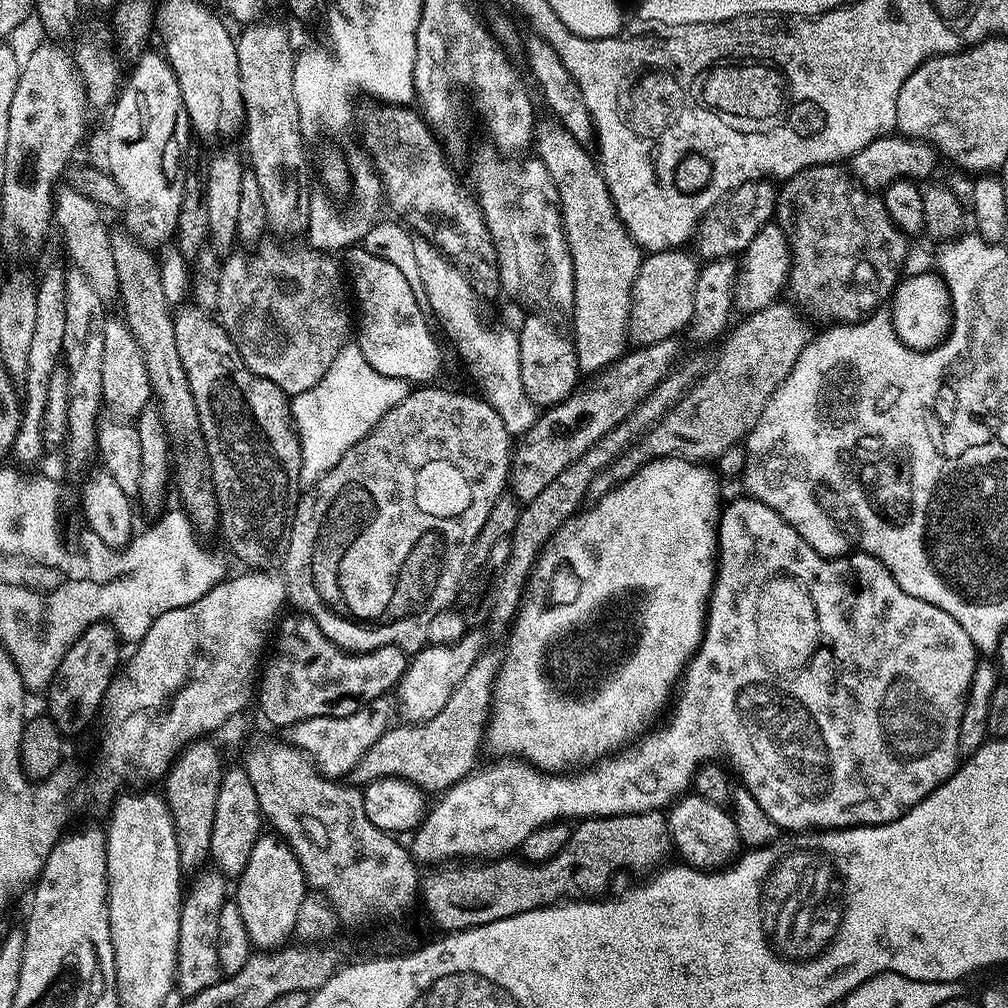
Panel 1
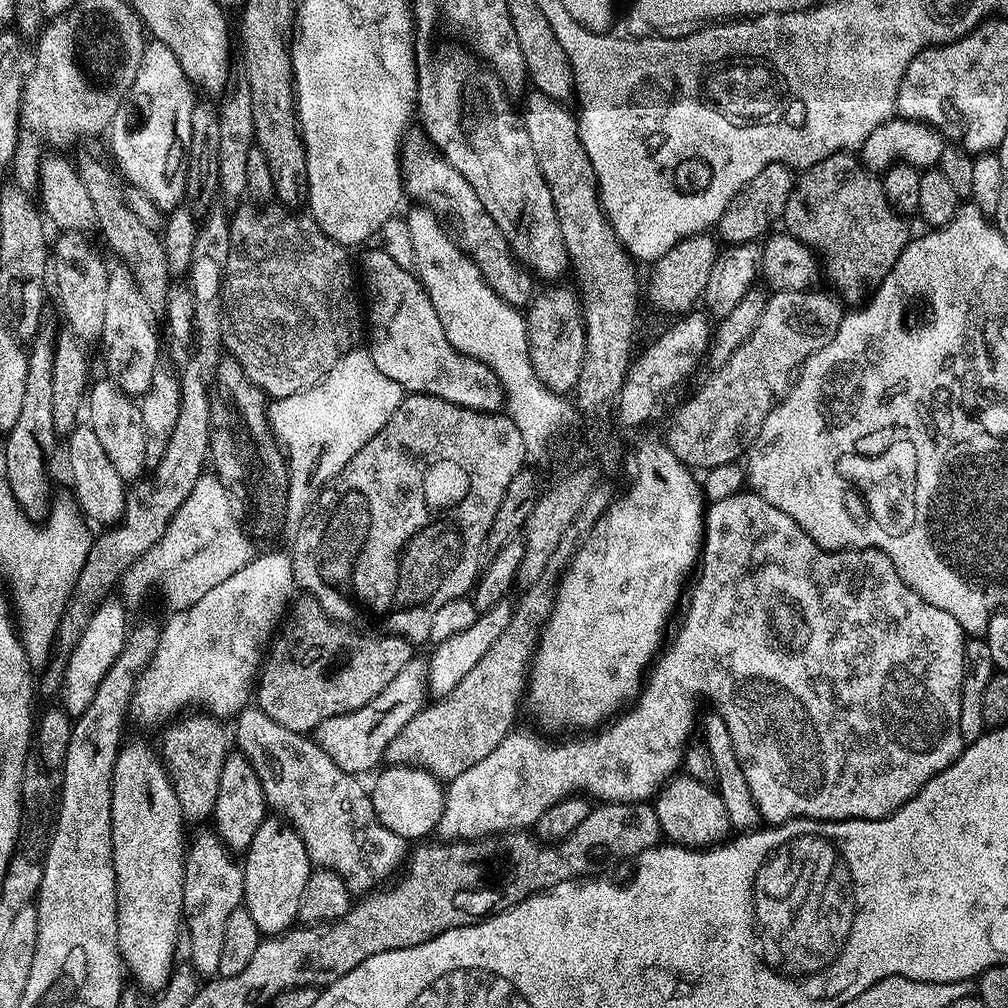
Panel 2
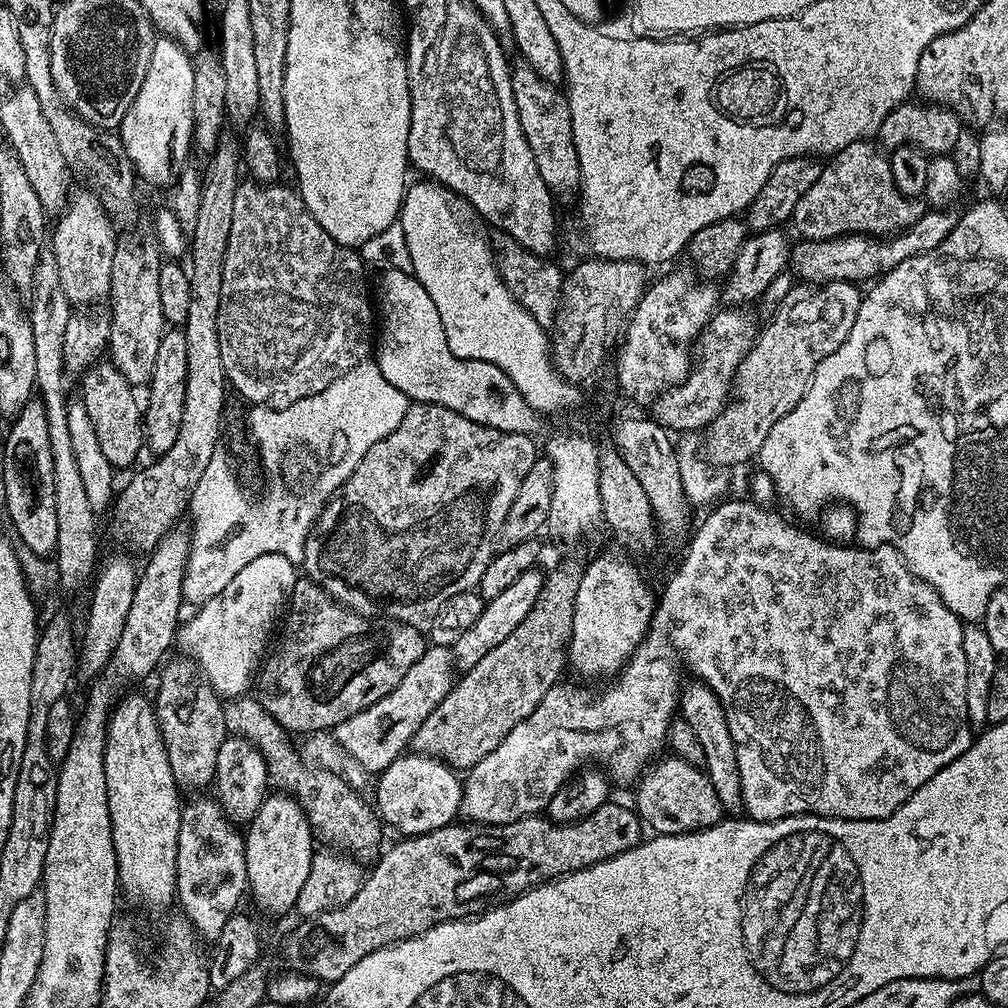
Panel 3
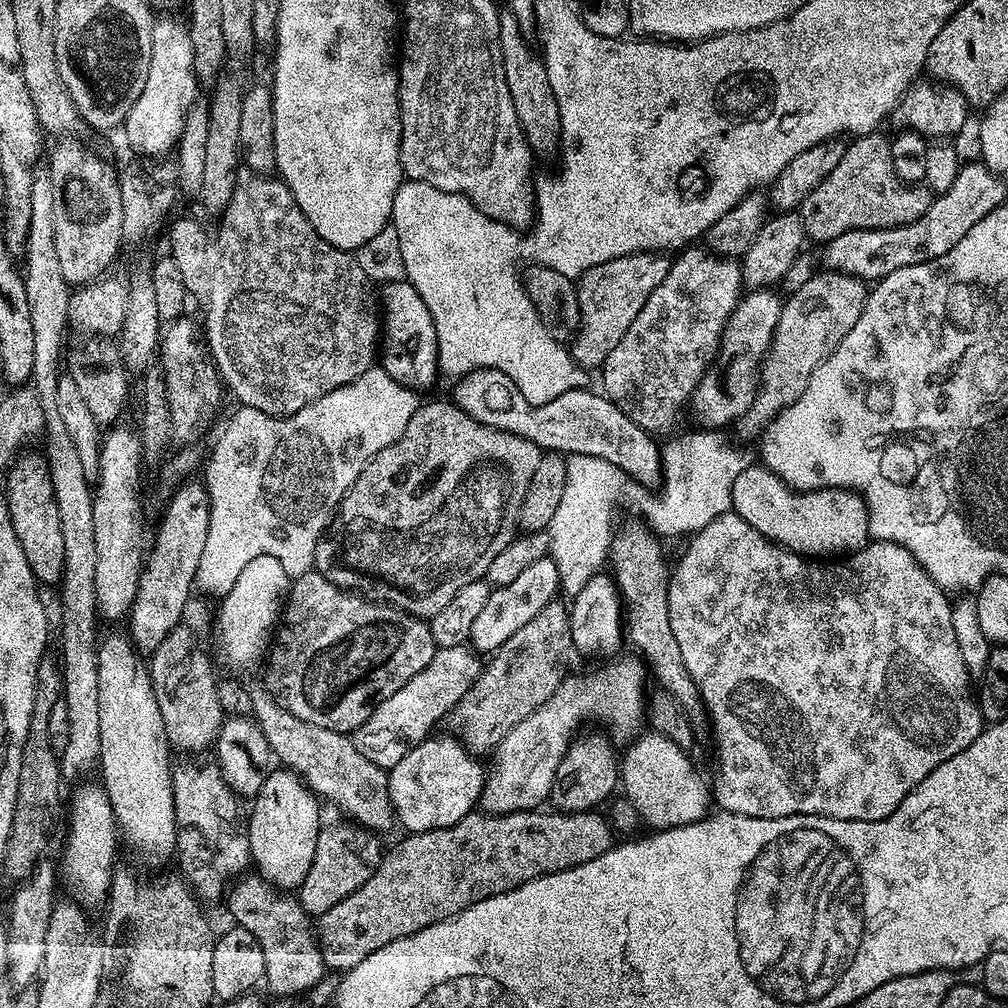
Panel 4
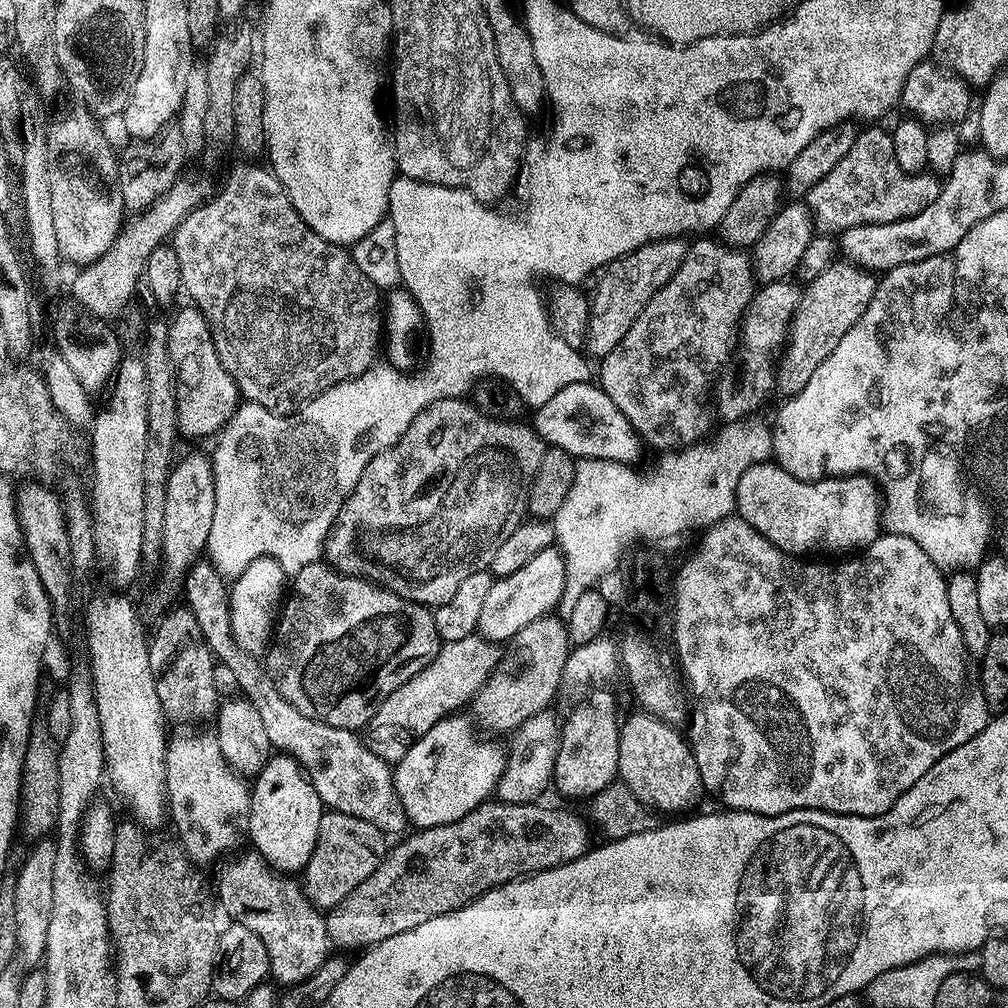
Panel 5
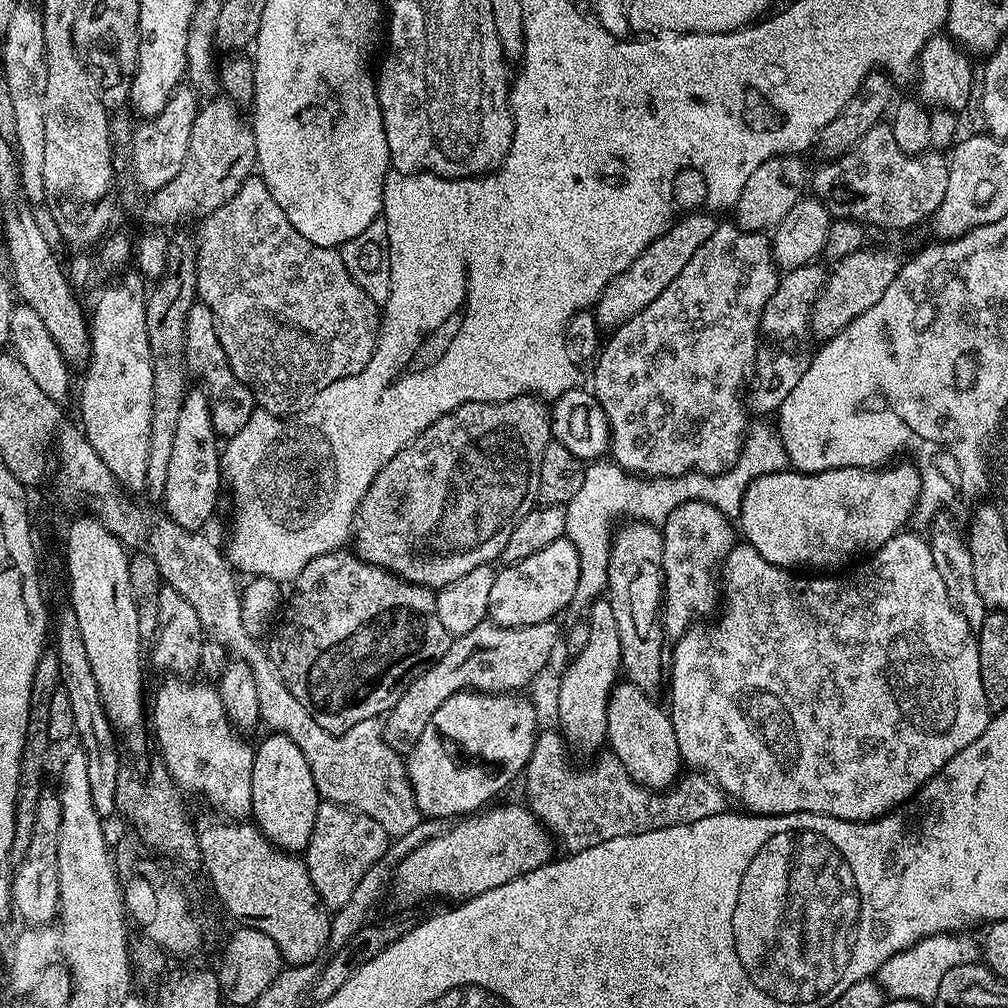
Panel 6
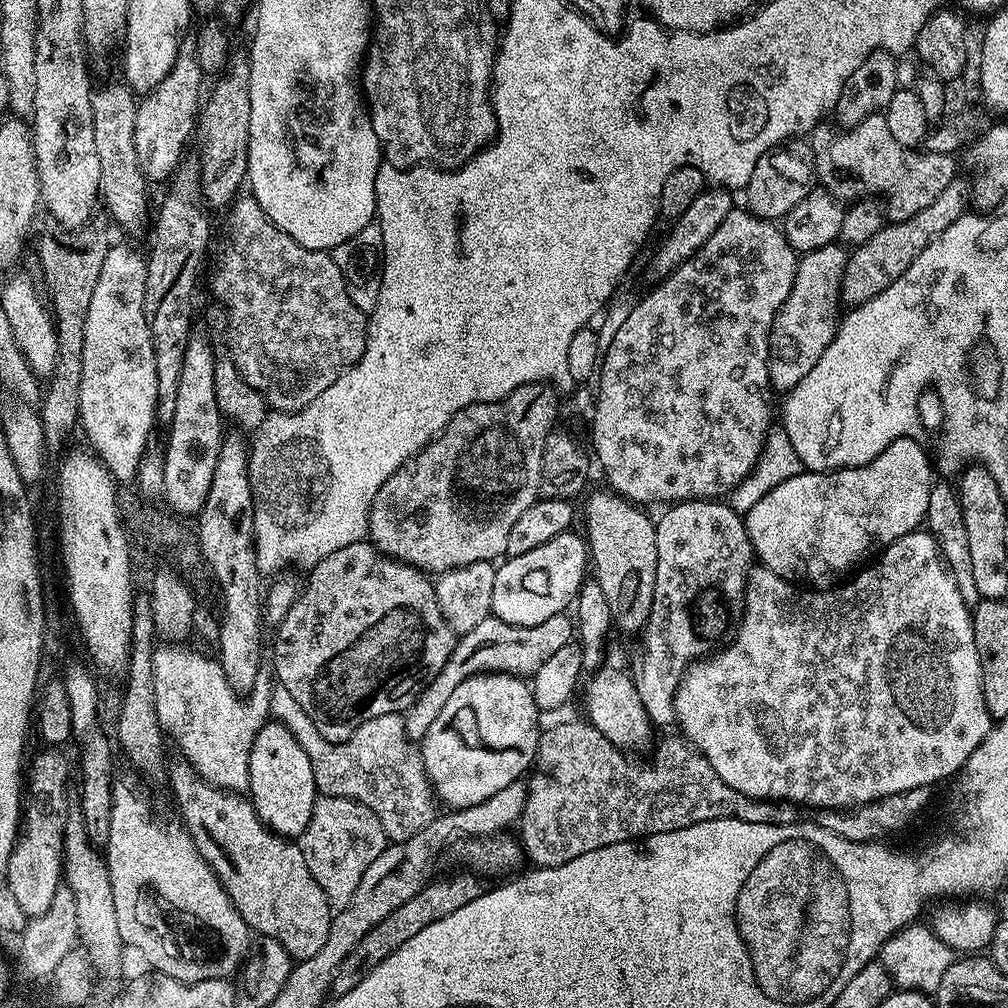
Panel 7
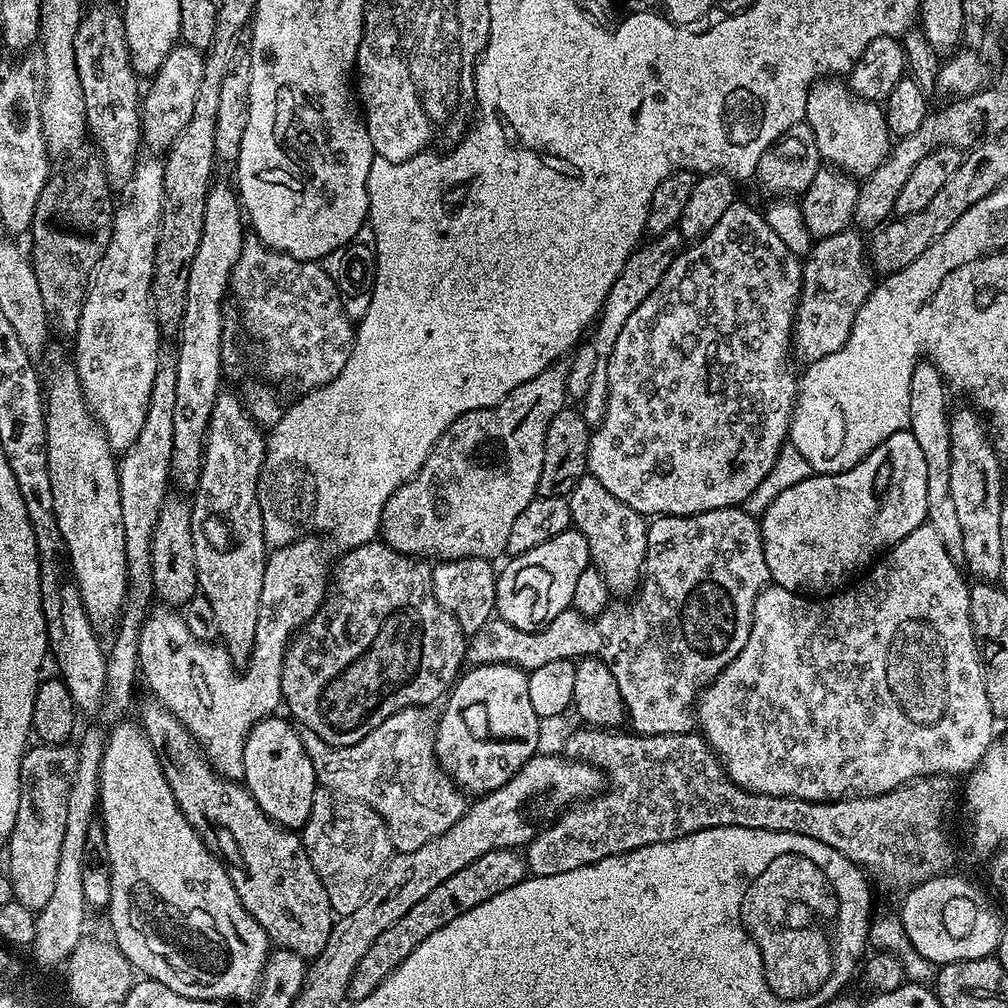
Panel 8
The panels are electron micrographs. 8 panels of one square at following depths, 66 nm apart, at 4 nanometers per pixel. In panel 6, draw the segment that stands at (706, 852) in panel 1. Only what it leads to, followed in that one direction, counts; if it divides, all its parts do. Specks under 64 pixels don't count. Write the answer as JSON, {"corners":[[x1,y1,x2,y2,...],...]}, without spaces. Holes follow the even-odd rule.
{"corners":[[627,682,617,683,608,695,607,747,622,762,626,774,643,788,667,790,675,785,682,772,682,757,678,738,674,734,672,717,652,701,649,693]]}

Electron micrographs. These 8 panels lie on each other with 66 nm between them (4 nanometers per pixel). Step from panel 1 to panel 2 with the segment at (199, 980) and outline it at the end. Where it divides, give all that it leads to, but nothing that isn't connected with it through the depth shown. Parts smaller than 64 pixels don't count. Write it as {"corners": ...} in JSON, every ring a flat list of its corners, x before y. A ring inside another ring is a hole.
{"corners":[[215,831,200,832,193,840,191,837,184,853,182,928,186,936,188,932,188,956,192,959,190,968,197,977,212,978,217,975,226,918,236,908,241,907,243,898,243,867,220,841]]}

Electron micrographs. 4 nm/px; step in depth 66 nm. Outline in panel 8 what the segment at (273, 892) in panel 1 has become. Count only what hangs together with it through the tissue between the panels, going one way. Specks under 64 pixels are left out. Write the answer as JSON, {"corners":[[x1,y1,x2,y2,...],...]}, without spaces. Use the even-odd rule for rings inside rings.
{"corners":[[280,714,265,716,250,730,244,747,243,783,275,824,293,830,303,829,310,818,310,806,318,785,299,731,295,727,292,729]]}

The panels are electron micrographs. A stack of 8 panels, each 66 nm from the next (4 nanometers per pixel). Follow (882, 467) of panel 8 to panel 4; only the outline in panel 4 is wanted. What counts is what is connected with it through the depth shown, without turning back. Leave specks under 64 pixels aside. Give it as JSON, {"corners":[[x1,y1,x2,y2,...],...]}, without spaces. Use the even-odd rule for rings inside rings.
{"corners":[[749,466,738,474,731,511,750,522,766,539,809,558,840,558,859,552,870,540,868,507,860,493,851,488,798,492,763,466]]}

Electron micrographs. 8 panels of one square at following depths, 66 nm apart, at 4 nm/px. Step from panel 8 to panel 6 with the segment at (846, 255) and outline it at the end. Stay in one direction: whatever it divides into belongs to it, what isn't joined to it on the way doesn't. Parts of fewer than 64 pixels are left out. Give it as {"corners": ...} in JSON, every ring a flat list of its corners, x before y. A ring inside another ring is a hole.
{"corners":[[813,262,785,271,770,302,766,302,766,310,760,319,762,347,754,365,756,392,749,391,746,396,747,407,753,413,779,413,782,402,786,402,786,394,790,394,790,390,796,388,802,374,810,370,808,340,810,341,812,326,812,307,820,297,826,279,826,272,818,265,819,263]]}

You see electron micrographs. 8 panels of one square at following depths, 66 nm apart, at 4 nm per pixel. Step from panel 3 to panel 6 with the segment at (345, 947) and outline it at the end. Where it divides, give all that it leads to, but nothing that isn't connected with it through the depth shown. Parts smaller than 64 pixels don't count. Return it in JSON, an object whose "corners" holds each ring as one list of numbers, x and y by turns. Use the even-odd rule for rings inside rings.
{"corners":[[523,803,520,804,504,804,501,808,489,807,479,814,469,814,457,819,453,823,456,824,453,828,452,825,445,827,442,834,430,838,422,846,406,854,406,858,401,860,394,870,390,896,393,896,404,908,410,907,411,904,422,903,427,896,437,896,440,900,452,900,448,902,463,902,478,894,486,894,486,890,494,890,514,878,530,874,549,863,554,856,553,833,541,824,531,808]]}

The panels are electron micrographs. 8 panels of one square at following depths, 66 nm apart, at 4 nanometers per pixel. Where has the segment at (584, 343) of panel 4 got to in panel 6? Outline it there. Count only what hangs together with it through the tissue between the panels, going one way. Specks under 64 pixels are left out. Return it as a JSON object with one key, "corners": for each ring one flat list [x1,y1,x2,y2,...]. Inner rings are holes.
{"corners":[[697,210,680,218,684,220,677,219,654,243,646,246,646,250,642,250,642,254,638,254,638,258,634,258,634,262,630,262,630,266,622,270,622,274,608,283,594,305,594,315,601,329,615,330,634,318,634,314,646,310,646,306,650,306,650,302,654,302,654,298,658,298,658,294,662,294,662,290,666,290,666,286,670,286,670,282,674,282,674,278,682,274,682,266,686,266,686,262,690,262,690,258,694,258,694,254,702,250,706,238,714,234,717,217,707,214,712,215,707,211]]}

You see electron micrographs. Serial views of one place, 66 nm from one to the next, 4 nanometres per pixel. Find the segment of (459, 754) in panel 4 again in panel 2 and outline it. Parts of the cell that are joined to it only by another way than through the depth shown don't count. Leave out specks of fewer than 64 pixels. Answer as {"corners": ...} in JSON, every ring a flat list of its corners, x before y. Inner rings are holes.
{"corners":[[410,765,388,766,385,769,385,772,377,771,376,781,370,784,372,809,378,822,382,822,386,830,394,830,394,834,406,842,423,841,431,835,440,820,444,809,445,785,426,769]]}

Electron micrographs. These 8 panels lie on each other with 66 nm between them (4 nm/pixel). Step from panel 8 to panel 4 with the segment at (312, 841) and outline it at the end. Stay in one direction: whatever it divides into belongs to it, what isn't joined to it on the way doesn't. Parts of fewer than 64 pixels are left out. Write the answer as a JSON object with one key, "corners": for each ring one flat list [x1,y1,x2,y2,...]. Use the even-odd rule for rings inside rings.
{"corners":[[325,823,318,834,318,850,314,850,314,862,310,862,310,870,306,878,301,882,298,889,300,905,308,911,309,916,319,918,330,906,338,906,342,898,354,894,370,878,372,869,380,865,382,852,379,852,380,844,369,829,363,826,350,824,328,824]]}

